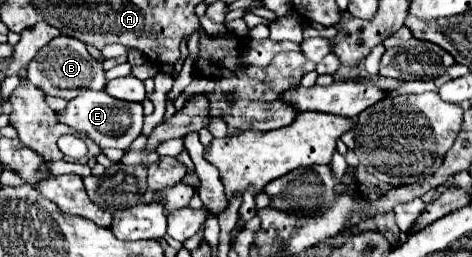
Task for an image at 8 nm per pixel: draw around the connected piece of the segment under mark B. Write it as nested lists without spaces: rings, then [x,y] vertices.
[[[69,36],[55,38],[49,46],[45,46],[31,62],[29,62],[29,82],[41,88],[47,96],[57,96],[63,100],[73,100],[83,90],[105,90],[107,78],[103,66],[89,56],[85,44],[73,40]]]

